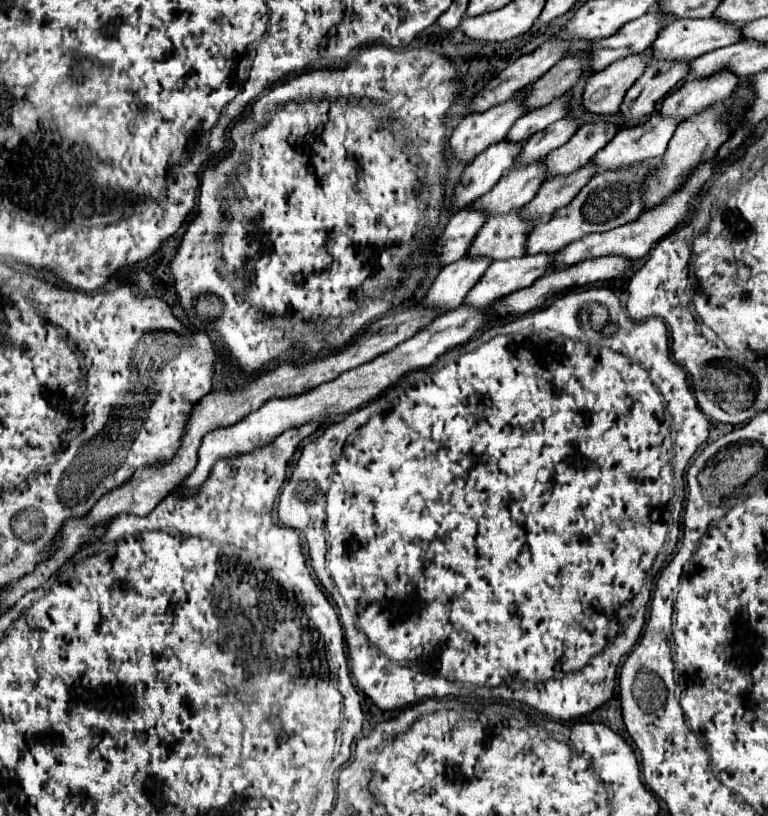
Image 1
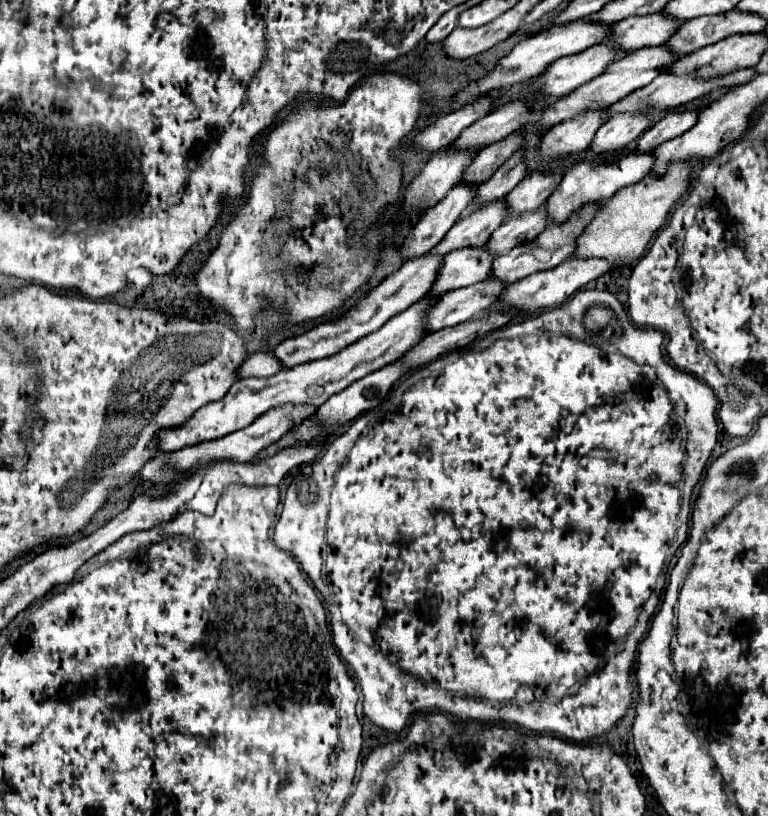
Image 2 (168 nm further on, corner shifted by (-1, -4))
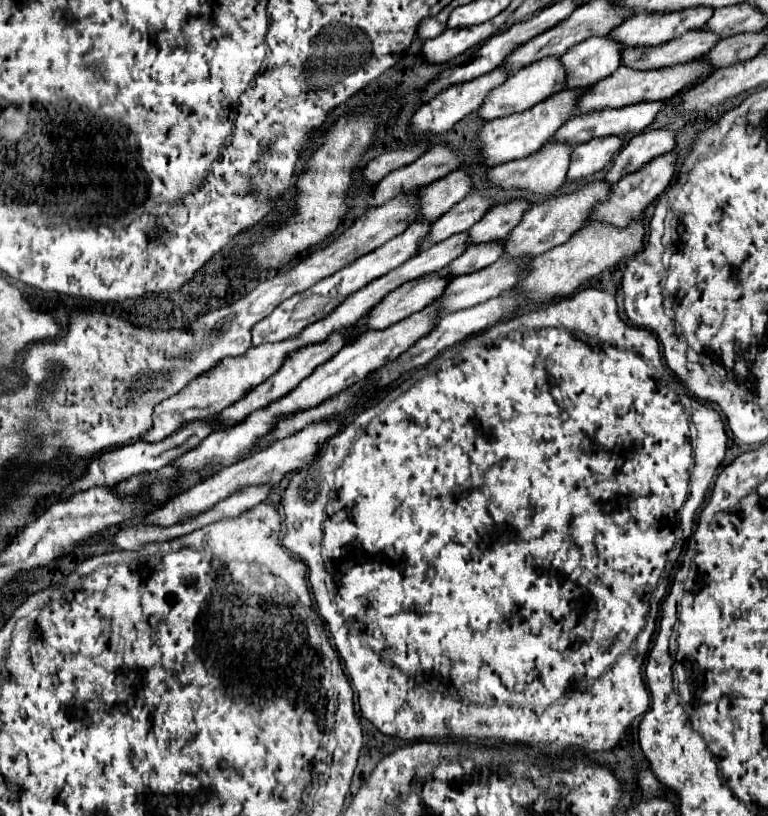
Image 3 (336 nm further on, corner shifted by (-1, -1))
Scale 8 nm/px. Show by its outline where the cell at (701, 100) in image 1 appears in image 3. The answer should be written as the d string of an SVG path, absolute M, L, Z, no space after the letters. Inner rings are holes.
M659 128L659 130L645 130L637 136L633 136L623 150L613 160L611 170L605 174L605 180L609 184L619 182L625 174L635 172L643 164L647 164L651 158L661 156L669 152L675 146L675 132L671 128Z

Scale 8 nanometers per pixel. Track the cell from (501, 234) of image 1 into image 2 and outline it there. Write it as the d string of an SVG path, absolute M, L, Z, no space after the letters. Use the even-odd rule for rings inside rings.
M465 247L451 251L439 269L439 279L435 279L435 287L431 287L429 297L437 299L447 291L487 279L493 259L495 255L487 253L485 247Z

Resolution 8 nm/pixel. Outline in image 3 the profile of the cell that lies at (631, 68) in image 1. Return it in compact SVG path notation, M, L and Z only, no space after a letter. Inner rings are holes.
M549 142L545 146L541 146L537 152L525 156L525 158L519 158L519 160L511 160L507 164L499 164L495 168L491 168L487 172L487 178L501 186L501 188L523 188L523 190L531 190L539 196L551 196L551 194L557 194L561 184L565 182L565 176L567 176L567 168L569 168L569 156L571 156L571 144L567 142Z

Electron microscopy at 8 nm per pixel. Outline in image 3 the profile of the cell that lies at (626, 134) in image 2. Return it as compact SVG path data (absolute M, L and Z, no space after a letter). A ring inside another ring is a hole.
M621 136L593 138L591 142L577 144L571 154L571 166L567 172L569 180L583 180L605 168L605 164L621 150Z

